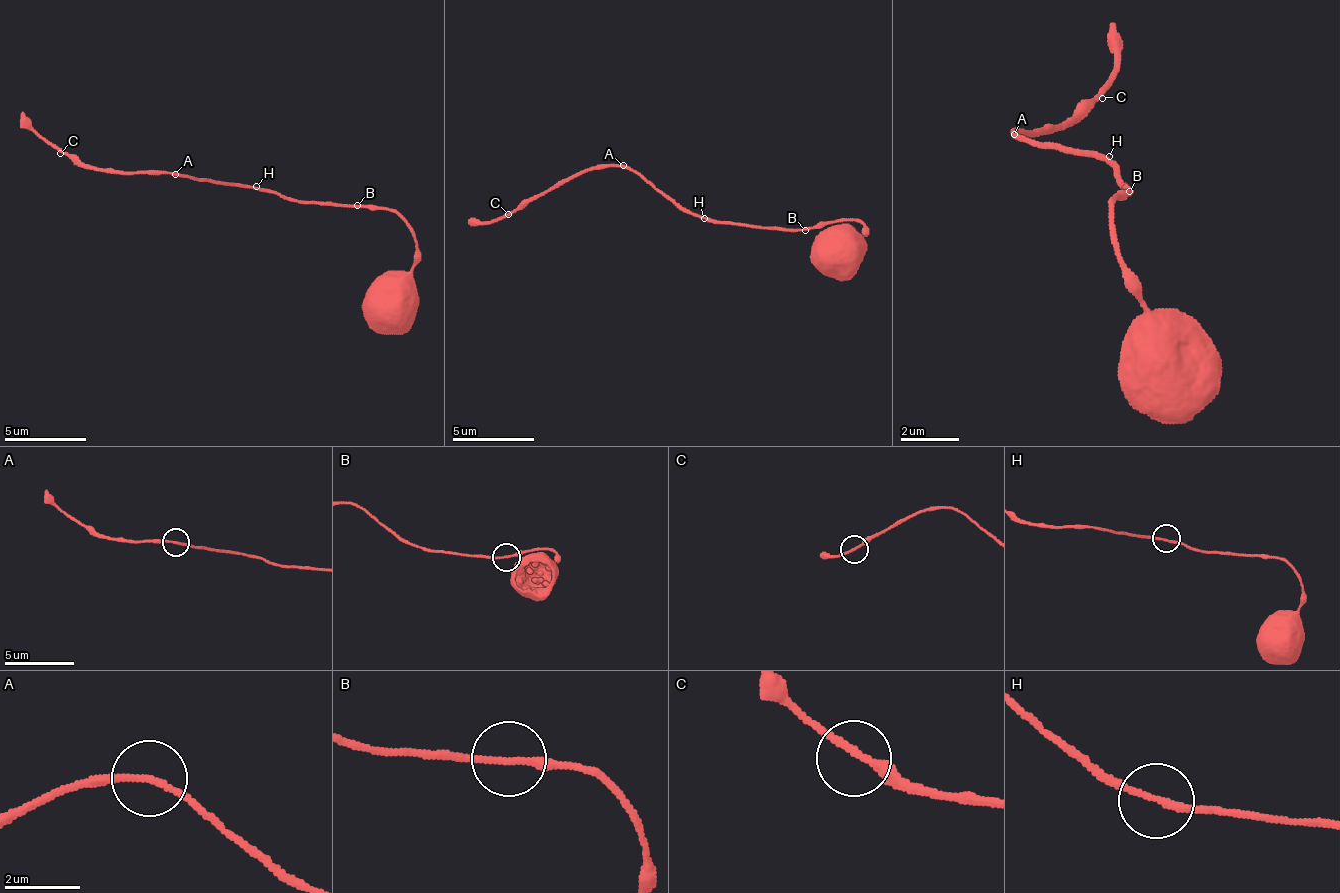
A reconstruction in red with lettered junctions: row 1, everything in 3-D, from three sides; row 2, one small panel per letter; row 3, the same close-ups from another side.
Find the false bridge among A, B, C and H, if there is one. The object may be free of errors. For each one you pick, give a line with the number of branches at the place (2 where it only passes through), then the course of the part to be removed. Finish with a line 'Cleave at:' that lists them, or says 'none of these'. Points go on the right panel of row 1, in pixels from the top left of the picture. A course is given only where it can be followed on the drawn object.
Cleave at: none of these

